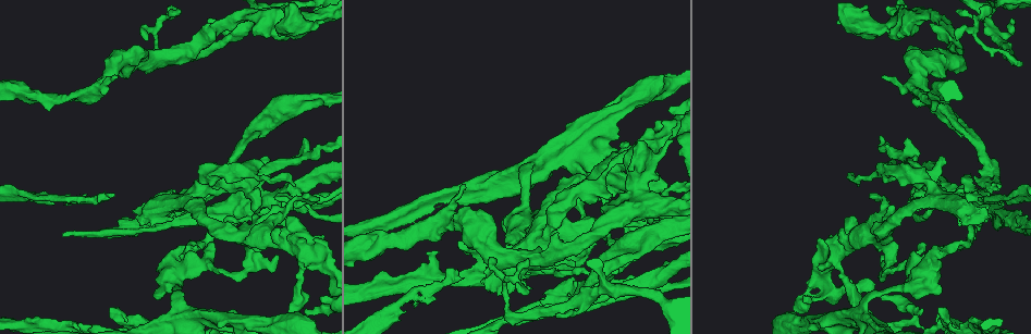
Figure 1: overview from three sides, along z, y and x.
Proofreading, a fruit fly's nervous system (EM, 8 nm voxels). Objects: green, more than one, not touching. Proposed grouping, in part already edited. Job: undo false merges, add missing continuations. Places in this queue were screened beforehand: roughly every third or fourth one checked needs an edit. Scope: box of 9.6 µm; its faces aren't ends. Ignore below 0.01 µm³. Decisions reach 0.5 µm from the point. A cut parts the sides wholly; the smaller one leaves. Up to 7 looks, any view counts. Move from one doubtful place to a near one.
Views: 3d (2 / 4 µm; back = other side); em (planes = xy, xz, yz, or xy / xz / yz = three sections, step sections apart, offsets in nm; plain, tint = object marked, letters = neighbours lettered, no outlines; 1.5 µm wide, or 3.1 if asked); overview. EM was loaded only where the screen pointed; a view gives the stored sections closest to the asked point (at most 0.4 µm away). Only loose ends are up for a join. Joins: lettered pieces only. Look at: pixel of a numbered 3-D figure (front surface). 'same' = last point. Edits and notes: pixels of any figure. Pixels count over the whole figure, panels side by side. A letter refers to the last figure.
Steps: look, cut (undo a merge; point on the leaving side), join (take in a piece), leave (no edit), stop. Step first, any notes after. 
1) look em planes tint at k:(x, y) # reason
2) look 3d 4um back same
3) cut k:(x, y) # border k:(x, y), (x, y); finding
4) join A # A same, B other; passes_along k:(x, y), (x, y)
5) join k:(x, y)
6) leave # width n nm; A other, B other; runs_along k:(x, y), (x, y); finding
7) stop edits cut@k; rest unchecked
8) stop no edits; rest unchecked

look 3d 2um back at 1:(838, 23) # free end

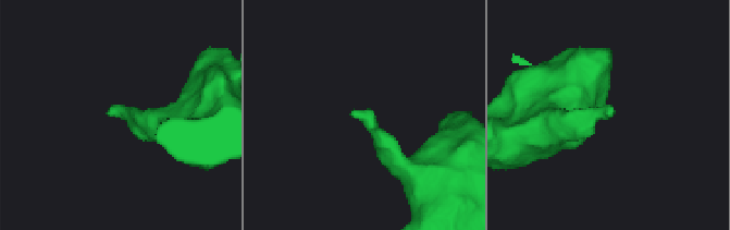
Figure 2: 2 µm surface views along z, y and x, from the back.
look em xz step 4 letters at 2:(108, 112) # now the EM

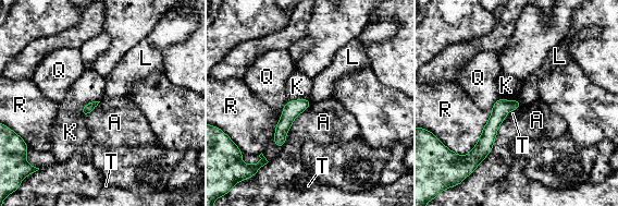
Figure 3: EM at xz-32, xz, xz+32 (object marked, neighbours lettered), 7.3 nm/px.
leave # A other, K other, L other, Q other, R other, T other; border 3:(519, 100), (521, 105); no lettered piece goes on from it

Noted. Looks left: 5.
look em planes letters at 1:(558, 313) # free end

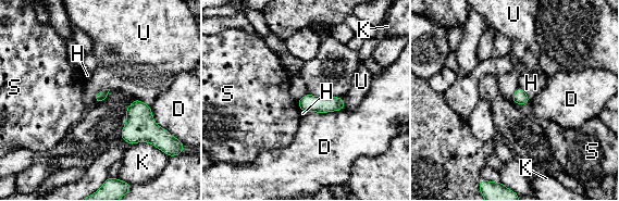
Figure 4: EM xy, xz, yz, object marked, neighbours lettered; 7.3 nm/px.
join H # D other, H same, K other, S other, U other; it goes on there

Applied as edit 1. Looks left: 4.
look 3d 2um at 1:(275, 195) # branch stops here

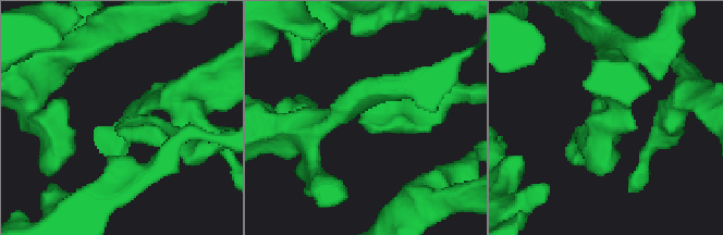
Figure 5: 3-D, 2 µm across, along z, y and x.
look em xz step 8 letters at 5:(115, 129)

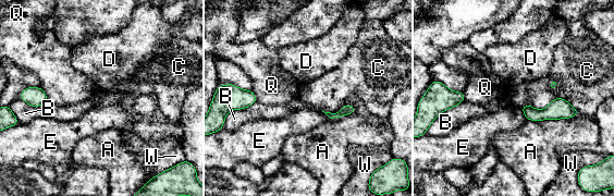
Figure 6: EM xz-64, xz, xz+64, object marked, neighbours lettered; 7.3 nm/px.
look em planes letters same

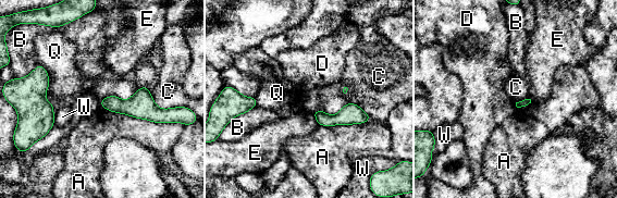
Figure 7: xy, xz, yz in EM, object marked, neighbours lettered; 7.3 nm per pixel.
leave # A other, B other, C other, D other, E other, Q other, W other; border 7:(101, 106), (153, 122), (172, 123); no lettered piece goes on from it

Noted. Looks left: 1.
stop edits join@4; rest unchecked

